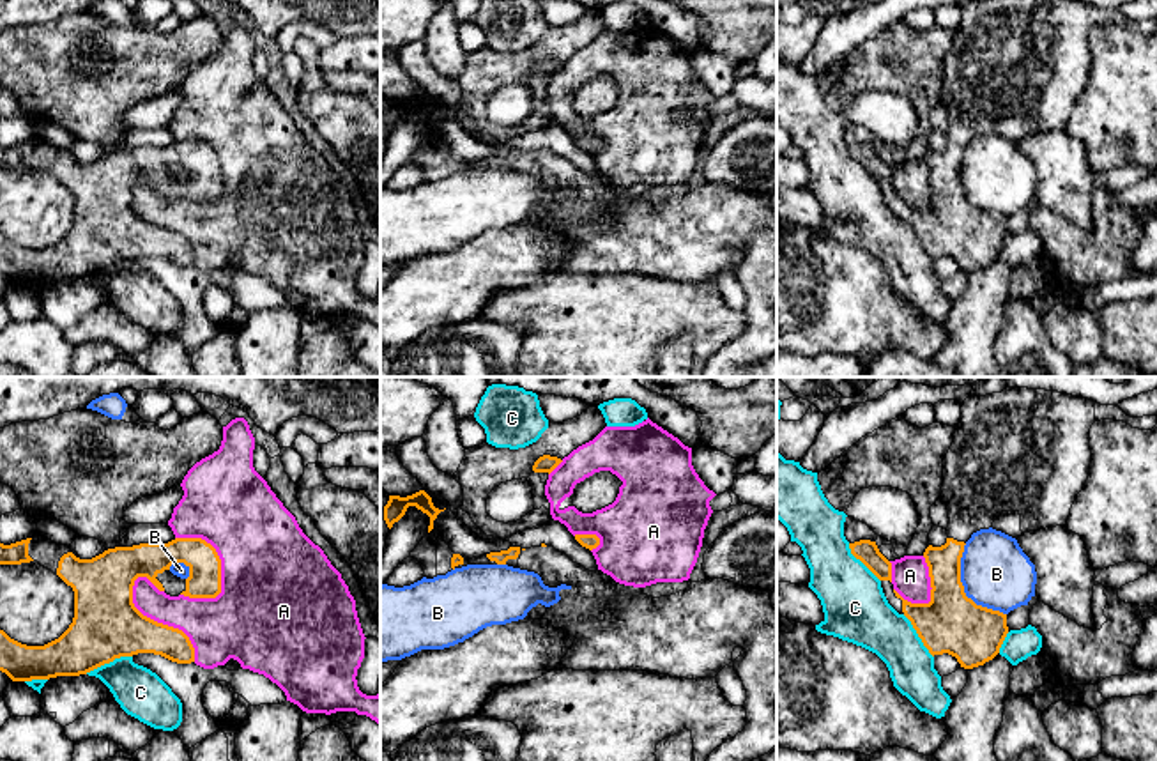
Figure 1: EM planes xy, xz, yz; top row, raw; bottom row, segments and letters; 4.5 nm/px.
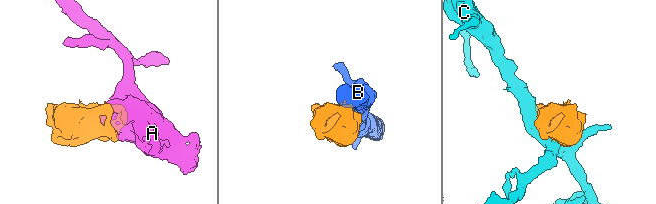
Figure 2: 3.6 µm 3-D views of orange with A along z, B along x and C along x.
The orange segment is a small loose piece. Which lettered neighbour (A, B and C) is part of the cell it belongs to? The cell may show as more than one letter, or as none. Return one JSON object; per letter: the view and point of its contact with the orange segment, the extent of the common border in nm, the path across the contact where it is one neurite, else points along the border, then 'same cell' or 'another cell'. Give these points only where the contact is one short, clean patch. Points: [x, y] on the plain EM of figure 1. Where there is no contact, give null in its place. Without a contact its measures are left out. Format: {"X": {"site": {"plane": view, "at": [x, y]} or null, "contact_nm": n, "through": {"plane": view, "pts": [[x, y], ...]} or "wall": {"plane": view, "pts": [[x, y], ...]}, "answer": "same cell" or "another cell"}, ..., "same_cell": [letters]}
{"A": {"site": {"plane": "xy", "at": [156, 225]}, "contact_nm": 460, "answer": "another cell"}, "B": {"site": {"plane": "yz", "at": [963, 193]}, "contact_nm": 380, "answer": "another cell"}, "C": {"site": {"plane": "xy", "at": [108, 266]}, "contact_nm": 240, "answer": "another cell"}, "same_cell": []}

